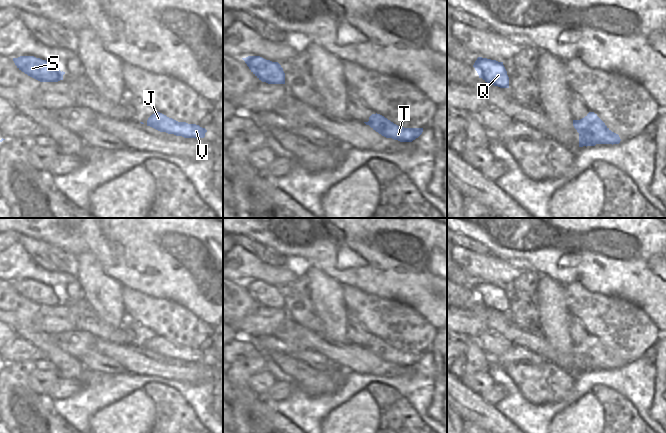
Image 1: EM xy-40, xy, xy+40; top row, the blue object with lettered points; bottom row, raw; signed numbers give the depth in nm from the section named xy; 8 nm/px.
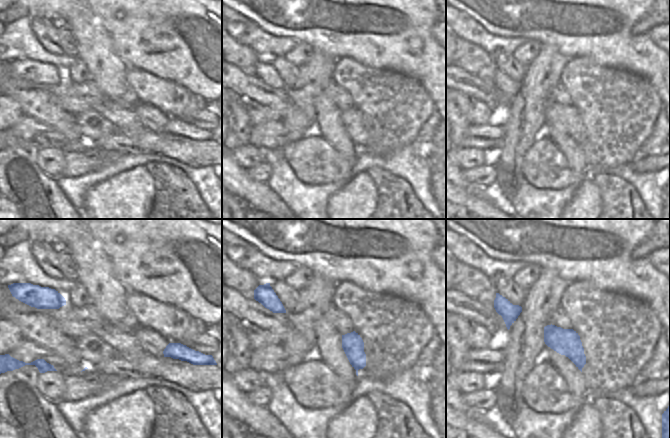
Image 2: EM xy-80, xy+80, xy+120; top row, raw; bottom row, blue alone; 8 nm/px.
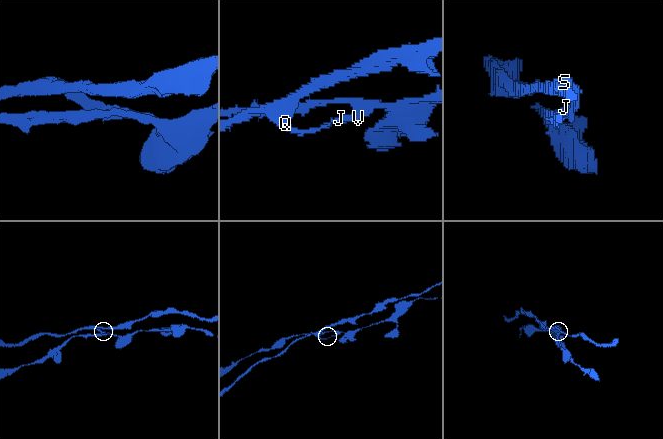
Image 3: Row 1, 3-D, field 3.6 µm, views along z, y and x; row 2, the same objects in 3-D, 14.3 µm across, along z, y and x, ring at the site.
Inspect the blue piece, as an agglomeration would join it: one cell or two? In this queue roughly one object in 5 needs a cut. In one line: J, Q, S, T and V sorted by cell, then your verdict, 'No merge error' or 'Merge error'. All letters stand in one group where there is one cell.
Groups: J T V / Q S. Merge error

